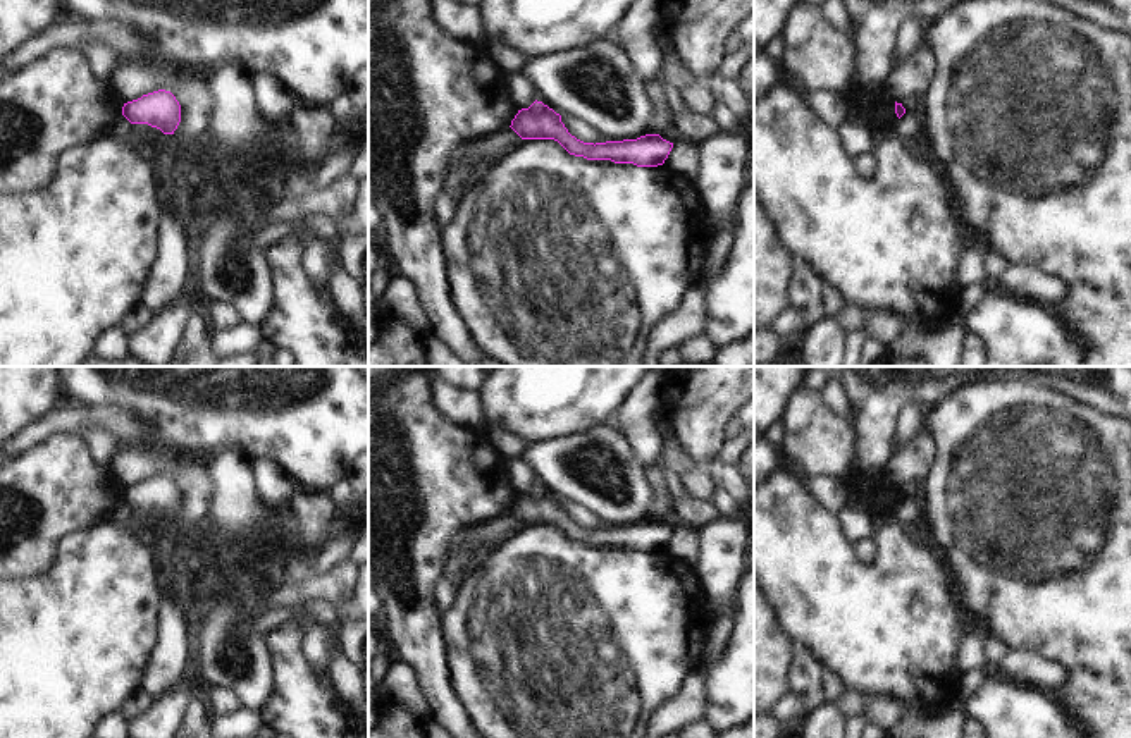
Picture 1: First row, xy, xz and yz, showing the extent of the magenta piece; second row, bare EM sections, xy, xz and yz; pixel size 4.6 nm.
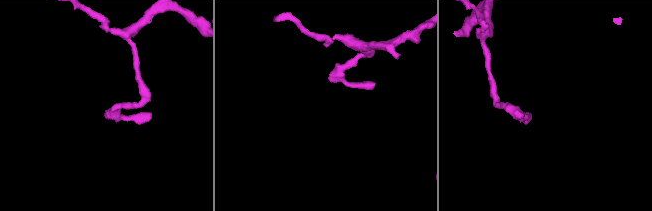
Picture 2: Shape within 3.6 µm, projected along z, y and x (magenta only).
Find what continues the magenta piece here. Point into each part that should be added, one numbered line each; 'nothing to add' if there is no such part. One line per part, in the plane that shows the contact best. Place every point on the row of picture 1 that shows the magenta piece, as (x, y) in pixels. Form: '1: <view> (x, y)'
nothing to add

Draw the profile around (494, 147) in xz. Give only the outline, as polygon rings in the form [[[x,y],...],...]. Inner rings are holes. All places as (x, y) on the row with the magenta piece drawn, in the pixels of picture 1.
[[[510,126],[480,138],[480,158],[465,169],[446,172],[442,189],[456,201],[482,169],[508,155],[520,141],[522,138]]]

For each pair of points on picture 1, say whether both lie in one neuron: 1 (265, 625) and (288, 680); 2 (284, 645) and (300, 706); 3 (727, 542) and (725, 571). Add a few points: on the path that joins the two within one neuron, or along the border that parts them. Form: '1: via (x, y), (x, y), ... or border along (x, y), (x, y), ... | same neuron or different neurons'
1: border along (305, 628), (288, 621), (265, 637) | different neurons
2: via (288, 661), (295, 690) | same neuron
3: via (725, 549), (725, 565) | same neuron

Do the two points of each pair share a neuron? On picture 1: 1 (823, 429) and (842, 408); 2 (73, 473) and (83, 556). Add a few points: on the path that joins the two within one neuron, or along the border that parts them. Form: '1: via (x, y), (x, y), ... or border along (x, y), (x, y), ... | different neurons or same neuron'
1: border along (820, 393), (832, 408), (851, 420) | different neurons
2: border along (104, 522), (66, 534), (59, 541), (52, 561) | different neurons

